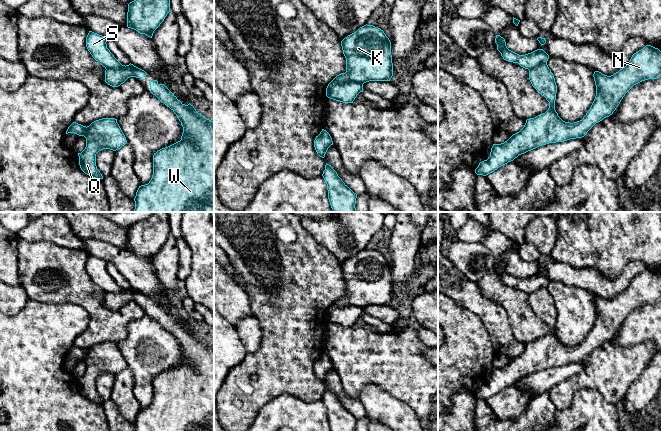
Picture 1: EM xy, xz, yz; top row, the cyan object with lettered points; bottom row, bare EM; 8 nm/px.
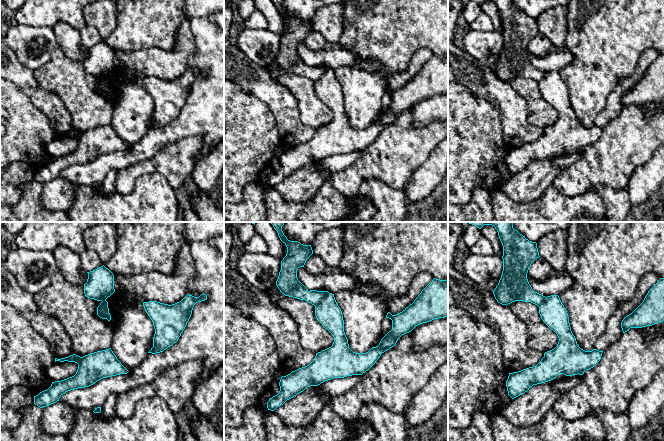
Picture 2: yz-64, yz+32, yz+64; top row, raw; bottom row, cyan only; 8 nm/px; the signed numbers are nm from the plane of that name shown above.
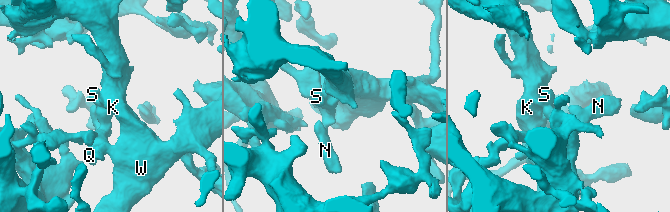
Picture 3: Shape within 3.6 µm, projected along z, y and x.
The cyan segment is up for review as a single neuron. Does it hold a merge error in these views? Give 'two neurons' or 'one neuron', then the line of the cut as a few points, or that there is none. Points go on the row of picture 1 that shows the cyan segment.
one neuron; no cut

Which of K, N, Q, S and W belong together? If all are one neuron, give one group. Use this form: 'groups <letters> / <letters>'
groups K N Q S W

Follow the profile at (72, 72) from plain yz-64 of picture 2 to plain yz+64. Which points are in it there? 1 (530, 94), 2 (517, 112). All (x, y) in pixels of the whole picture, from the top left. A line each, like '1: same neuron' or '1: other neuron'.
1: same neuron
2: other neuron

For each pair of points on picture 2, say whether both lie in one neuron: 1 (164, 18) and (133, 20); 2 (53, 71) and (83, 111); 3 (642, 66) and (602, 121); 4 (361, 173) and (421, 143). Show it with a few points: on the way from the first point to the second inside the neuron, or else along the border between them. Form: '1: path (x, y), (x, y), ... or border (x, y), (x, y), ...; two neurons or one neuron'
1: path (156, 18), (141, 20); one neuron
2: path (63, 81), (83, 101); one neuron
3: path (631, 80), (615, 96), (614, 107); one neuron
4: path (376, 163), (390, 158), (401, 147), (406, 147); one neuron

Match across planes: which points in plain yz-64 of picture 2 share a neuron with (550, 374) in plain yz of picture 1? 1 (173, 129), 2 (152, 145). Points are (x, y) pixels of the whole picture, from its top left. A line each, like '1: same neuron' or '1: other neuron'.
1: same neuron
2: same neuron

